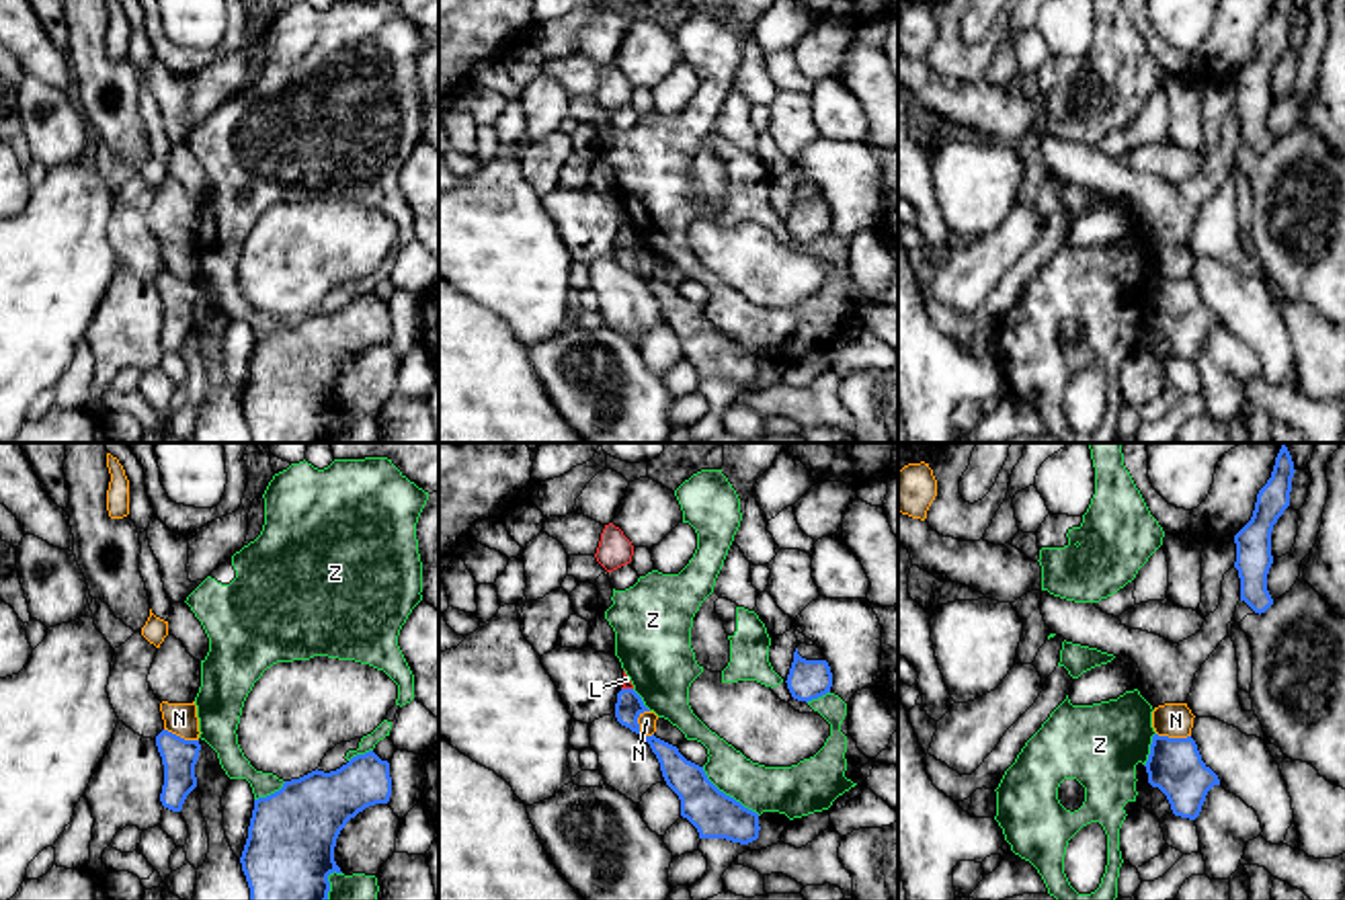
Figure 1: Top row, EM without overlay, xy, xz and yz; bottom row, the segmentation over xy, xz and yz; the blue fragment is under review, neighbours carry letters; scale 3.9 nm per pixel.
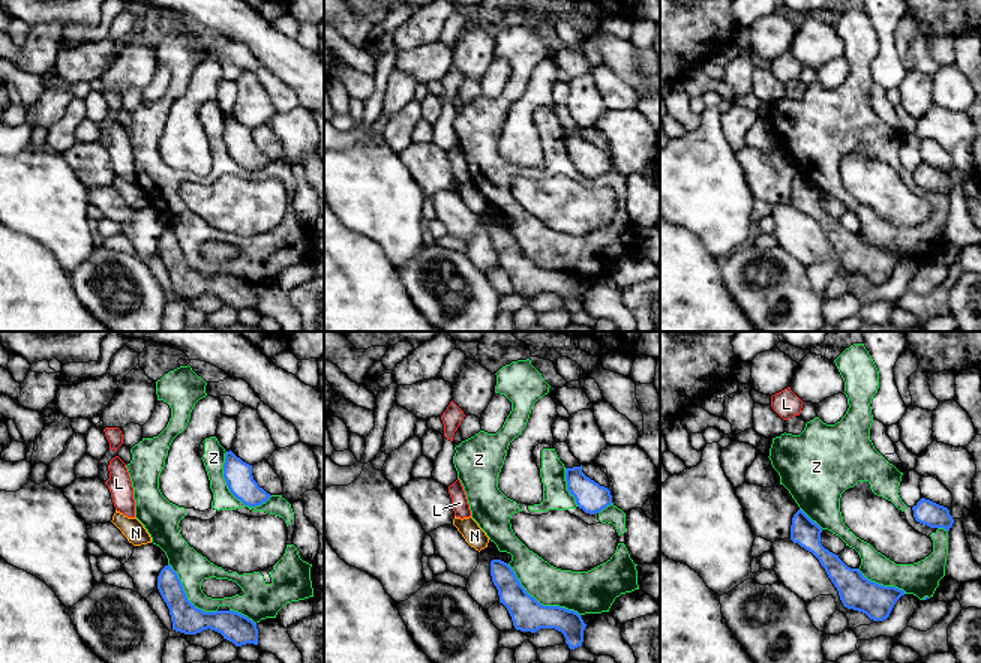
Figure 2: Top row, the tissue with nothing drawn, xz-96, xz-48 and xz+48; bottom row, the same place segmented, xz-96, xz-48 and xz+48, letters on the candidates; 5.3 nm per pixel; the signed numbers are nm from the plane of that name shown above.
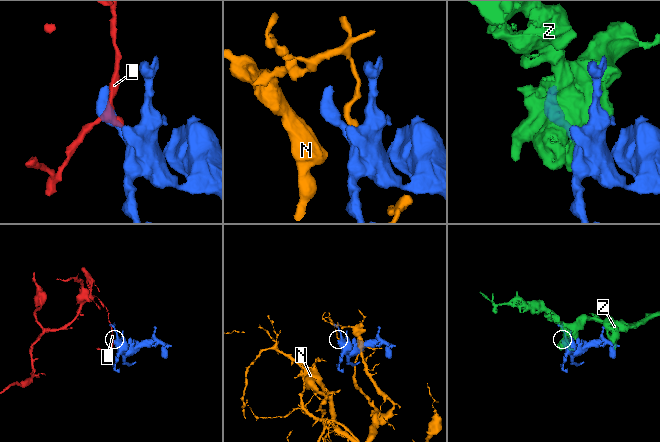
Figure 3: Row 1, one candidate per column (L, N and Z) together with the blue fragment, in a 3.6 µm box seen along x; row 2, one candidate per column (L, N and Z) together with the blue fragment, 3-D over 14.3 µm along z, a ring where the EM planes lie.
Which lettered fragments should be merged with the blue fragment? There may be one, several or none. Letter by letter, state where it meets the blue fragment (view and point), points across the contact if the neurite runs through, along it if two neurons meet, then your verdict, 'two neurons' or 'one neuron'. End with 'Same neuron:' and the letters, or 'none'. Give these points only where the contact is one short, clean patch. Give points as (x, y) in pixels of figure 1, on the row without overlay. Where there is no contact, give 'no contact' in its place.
L: xz (628, 230) | along xz (622, 228), (632, 230) | two neurons
N: xz (636, 263) | along xz (648, 251), (638, 259), (638, 271), (644, 277) | two neurons
Z: xz (728, 337) | two neurons
Same neuron: none

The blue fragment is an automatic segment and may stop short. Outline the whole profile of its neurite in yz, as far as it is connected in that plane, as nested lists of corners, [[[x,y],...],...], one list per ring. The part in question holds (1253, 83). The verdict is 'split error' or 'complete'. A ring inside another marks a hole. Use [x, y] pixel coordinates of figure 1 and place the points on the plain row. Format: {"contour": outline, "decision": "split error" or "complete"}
{"contour": [[[1275,0],[1271,18],[1257,35],[1251,62],[1234,76],[1234,109],[1240,119],[1240,141],[1245,141],[1259,156],[1273,146],[1267,131],[1267,115],[1273,105],[1271,72],[1290,47],[1294,12],[1292,0]]], "decision": "complete"}

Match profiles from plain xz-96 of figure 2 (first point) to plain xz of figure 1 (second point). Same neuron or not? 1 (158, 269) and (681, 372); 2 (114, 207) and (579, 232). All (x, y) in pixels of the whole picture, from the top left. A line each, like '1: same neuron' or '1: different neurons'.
1: same neuron
2: different neurons

